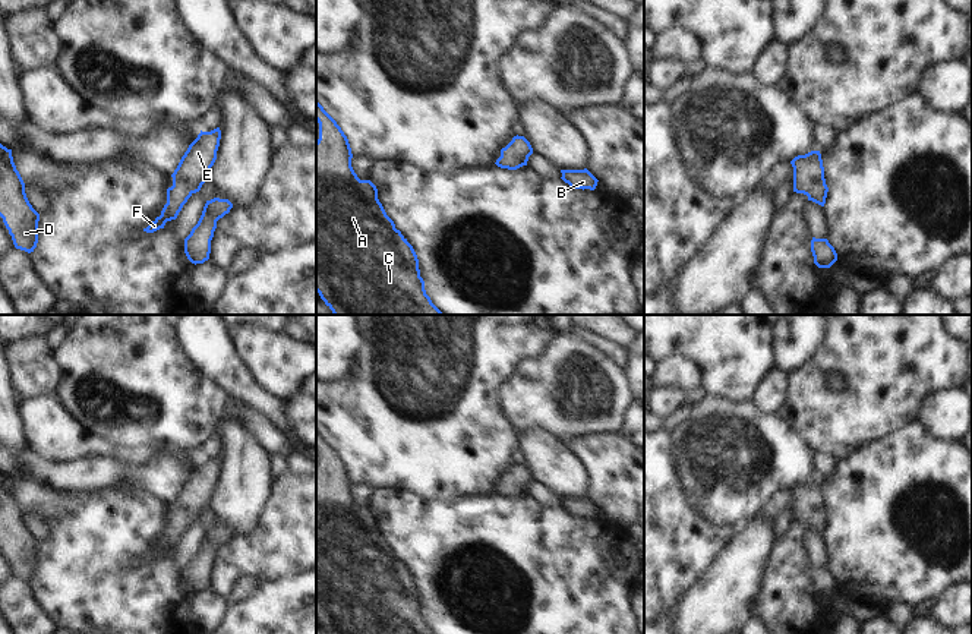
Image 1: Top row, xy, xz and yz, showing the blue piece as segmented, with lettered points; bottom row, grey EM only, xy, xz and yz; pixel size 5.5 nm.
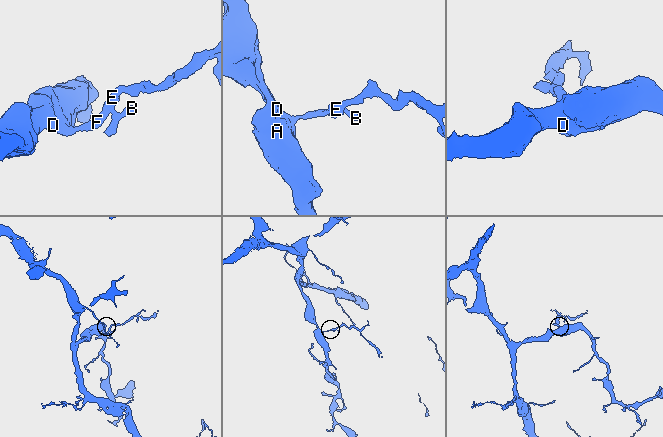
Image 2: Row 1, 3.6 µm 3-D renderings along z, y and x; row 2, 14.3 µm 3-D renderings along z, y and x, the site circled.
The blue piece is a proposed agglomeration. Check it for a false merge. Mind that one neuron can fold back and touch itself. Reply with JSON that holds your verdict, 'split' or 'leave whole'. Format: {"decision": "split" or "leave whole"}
{"decision": "leave whole"}

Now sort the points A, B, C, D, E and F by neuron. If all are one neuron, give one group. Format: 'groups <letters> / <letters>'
groups A B C D E F

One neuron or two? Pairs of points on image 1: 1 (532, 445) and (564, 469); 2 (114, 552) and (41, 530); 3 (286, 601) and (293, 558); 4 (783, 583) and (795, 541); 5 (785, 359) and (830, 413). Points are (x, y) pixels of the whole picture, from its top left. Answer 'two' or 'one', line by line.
1: one
2: two
3: two
4: one
5: two

